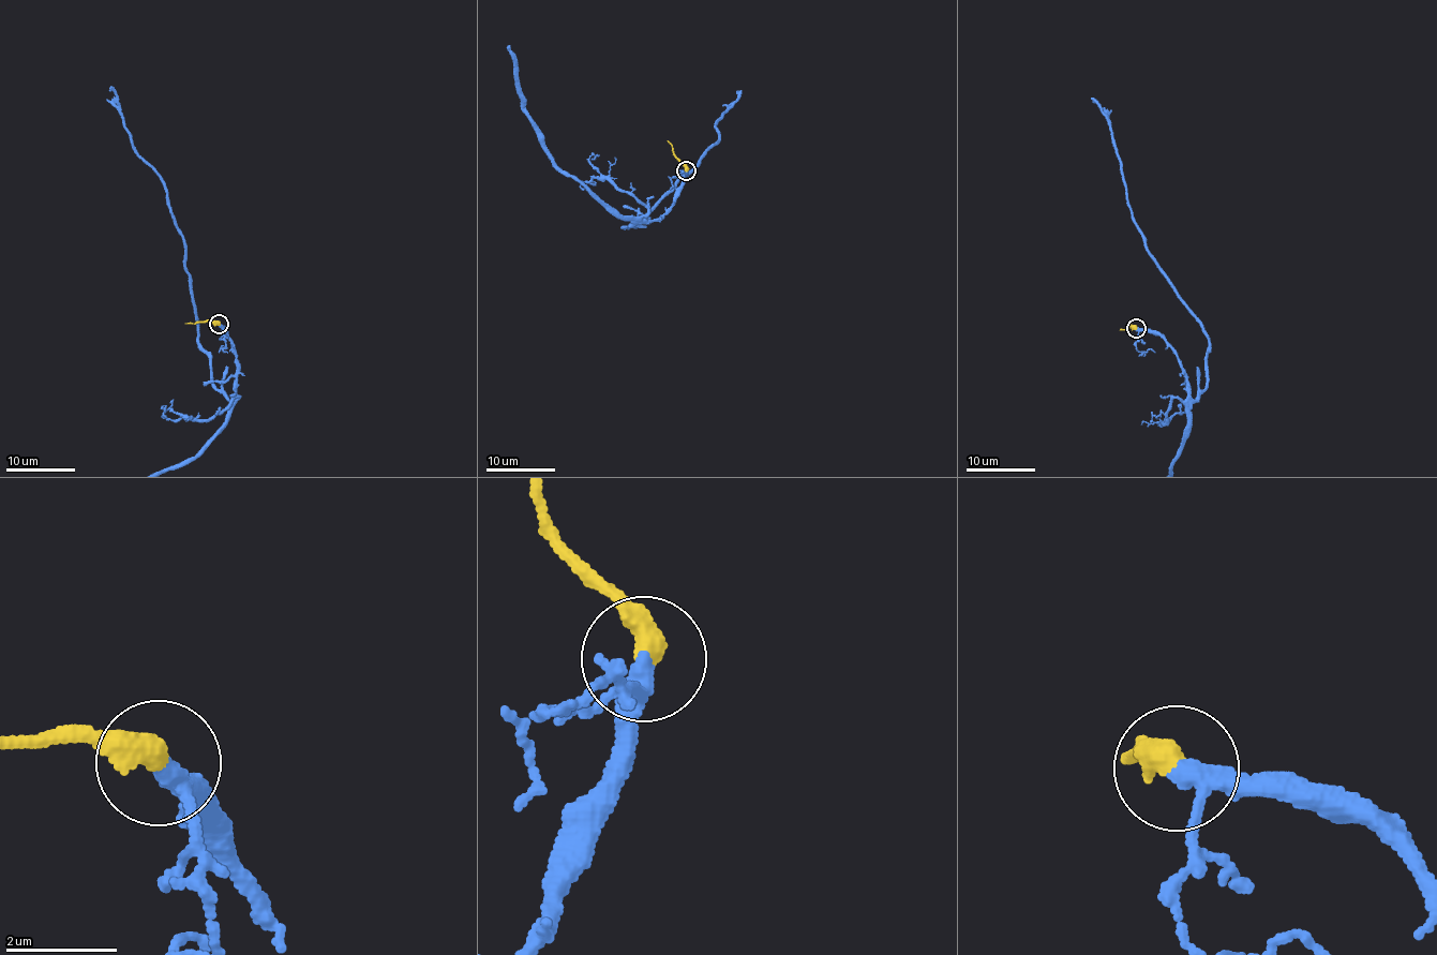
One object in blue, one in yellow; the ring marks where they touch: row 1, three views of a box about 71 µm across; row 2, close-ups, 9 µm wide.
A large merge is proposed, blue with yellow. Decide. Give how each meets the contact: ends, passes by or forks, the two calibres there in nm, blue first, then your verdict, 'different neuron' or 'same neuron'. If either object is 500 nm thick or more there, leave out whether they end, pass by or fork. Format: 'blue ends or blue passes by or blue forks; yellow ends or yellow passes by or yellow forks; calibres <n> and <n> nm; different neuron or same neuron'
blue passes by; yellow ends; calibres 320 and 480 nm; same neuron

